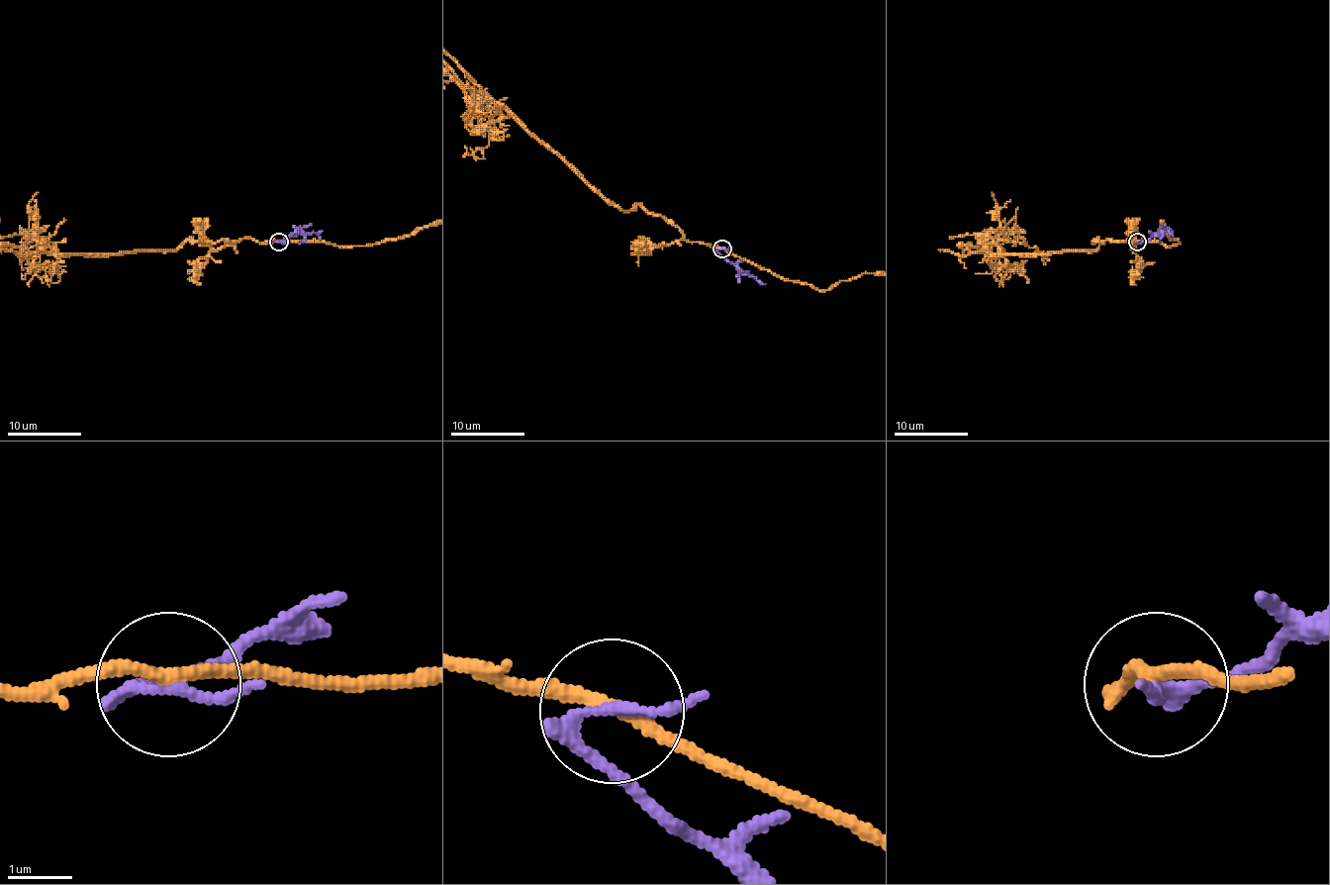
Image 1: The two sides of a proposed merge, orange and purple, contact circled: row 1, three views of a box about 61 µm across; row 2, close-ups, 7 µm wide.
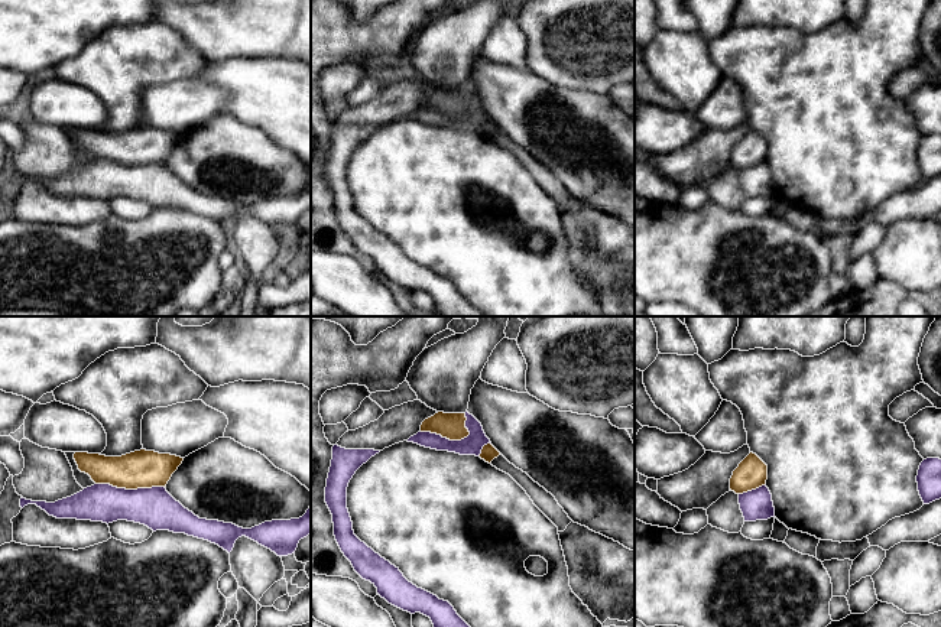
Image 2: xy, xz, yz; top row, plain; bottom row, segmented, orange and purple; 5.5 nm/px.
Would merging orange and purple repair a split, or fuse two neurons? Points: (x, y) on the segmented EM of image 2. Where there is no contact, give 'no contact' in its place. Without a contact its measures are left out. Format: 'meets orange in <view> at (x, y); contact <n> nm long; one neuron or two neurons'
meets orange in xz at (445, 437); contact 280 nm long; two neurons

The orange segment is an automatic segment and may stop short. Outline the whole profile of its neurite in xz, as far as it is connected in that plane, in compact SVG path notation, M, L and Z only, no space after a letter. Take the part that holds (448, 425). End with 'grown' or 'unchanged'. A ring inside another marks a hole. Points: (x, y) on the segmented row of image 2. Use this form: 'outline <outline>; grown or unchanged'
outline M438 412L422 422L421 432L437 433L450 441L461 441L470 435L465 420L465 413Z; unchanged

